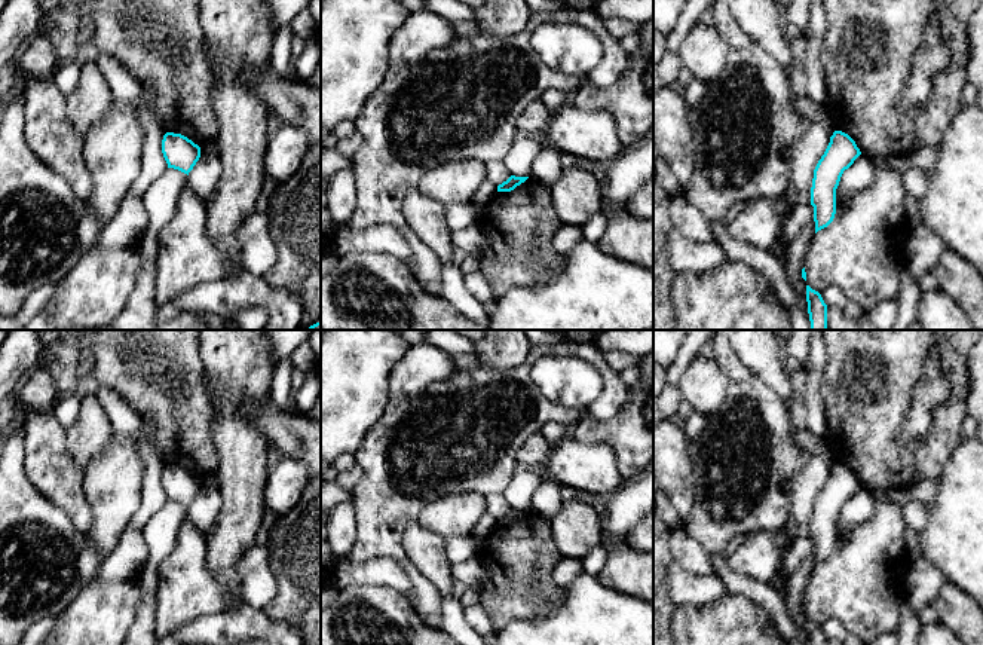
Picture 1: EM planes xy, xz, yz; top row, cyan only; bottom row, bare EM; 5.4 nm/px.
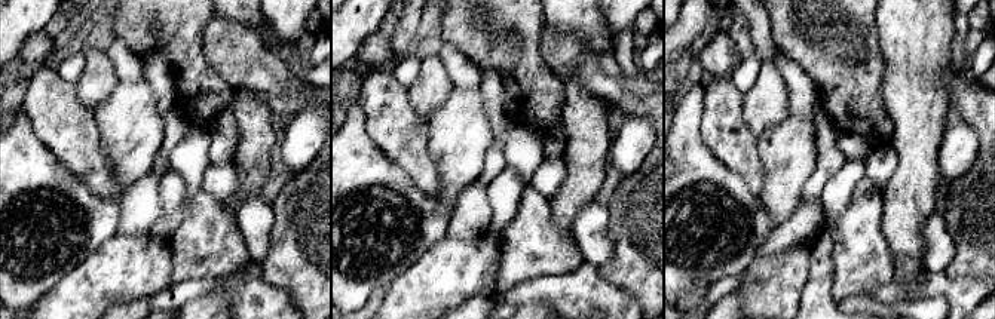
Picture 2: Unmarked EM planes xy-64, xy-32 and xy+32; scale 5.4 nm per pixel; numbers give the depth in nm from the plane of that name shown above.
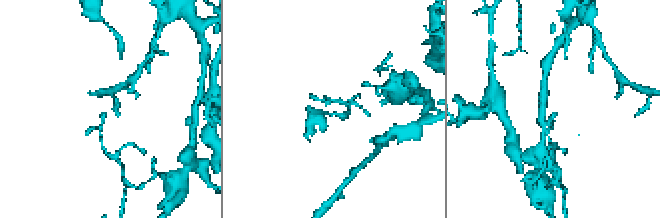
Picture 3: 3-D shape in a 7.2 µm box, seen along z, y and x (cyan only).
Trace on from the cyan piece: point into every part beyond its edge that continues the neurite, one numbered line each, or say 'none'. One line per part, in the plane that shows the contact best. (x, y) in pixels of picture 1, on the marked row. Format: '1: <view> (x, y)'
none

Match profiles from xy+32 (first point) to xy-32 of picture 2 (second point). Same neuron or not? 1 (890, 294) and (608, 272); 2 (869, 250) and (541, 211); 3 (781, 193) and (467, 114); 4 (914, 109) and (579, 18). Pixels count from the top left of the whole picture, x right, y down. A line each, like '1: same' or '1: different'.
1: different
2: same
3: same
4: same

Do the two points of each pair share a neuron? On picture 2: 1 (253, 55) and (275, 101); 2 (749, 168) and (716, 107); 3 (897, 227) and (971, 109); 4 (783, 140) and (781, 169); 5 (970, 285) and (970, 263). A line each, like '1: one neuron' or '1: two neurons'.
1: two neurons
2: one neuron
3: two neurons
4: one neuron
5: two neurons

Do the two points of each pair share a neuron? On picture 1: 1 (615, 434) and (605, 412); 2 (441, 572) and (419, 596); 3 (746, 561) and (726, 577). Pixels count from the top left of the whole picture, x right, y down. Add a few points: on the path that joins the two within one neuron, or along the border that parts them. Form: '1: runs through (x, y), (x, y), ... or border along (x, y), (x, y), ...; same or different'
1: border along (627, 390), (611, 418), (585, 412); different
2: border along (407, 558), (441, 596); different
3: border along (725, 558), (734, 571), (765, 583); different

